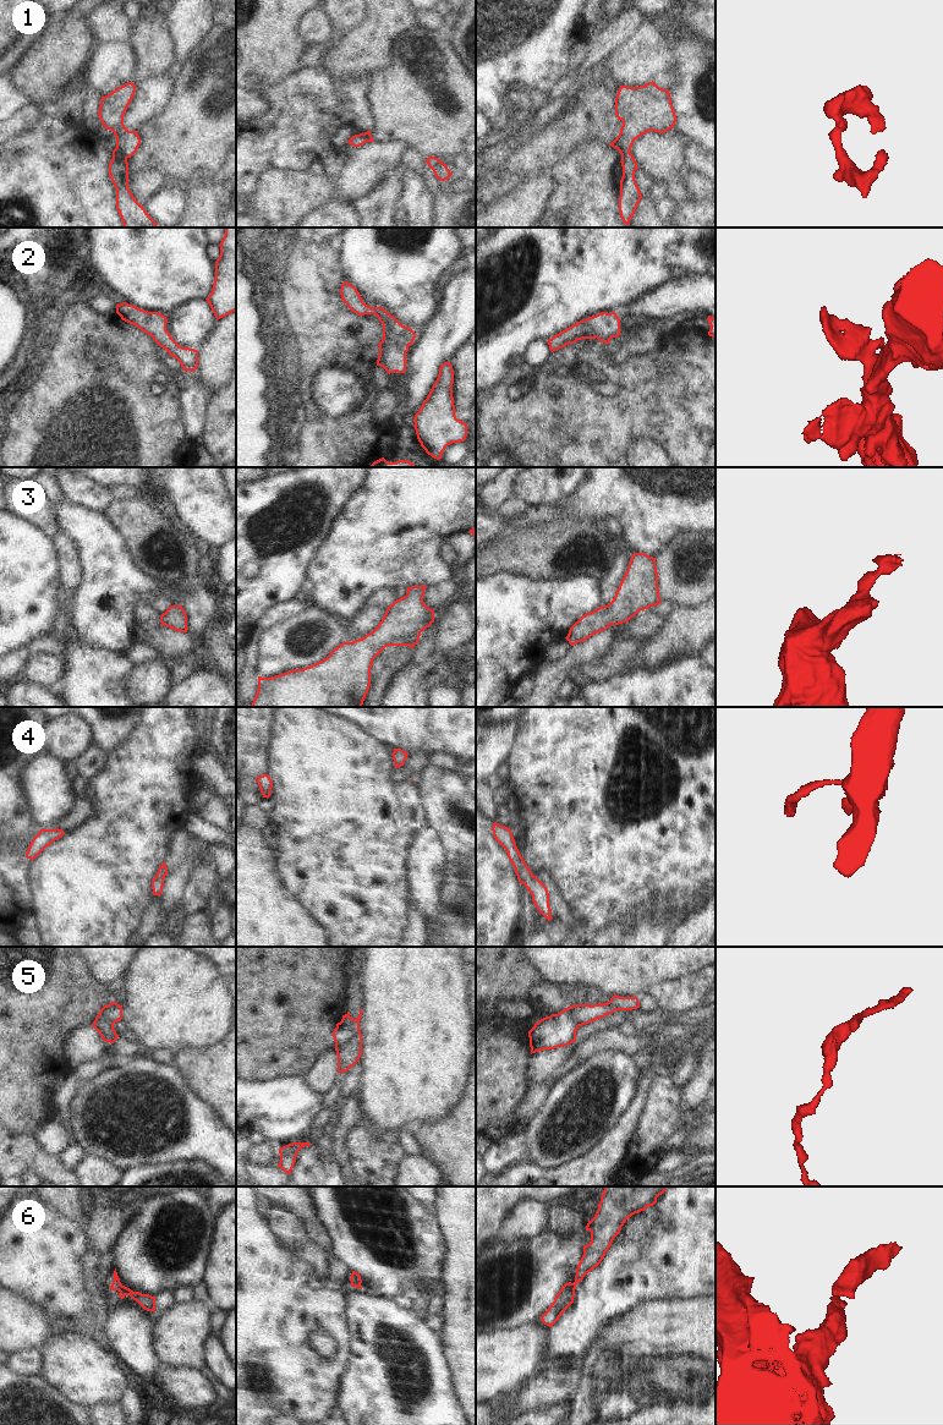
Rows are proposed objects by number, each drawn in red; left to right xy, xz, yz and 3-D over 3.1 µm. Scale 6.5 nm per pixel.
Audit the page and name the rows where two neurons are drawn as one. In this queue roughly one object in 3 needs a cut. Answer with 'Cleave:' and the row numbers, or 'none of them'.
Cleave: 1, 5

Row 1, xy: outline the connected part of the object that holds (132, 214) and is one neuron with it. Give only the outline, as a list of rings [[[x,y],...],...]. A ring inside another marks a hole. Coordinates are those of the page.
[[[113,150],[109,175],[116,190],[116,209],[124,228],[155,228],[158,224],[149,217],[128,188],[128,163],[121,153]]]

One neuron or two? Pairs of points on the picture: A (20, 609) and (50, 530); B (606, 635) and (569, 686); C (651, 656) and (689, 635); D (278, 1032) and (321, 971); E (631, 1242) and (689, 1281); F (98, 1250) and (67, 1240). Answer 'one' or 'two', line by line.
A: two
B: two
C: one
D: one
E: one
F: two

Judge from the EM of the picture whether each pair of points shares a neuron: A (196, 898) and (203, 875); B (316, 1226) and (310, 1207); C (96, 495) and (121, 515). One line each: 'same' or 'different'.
A: same
B: different
C: different

